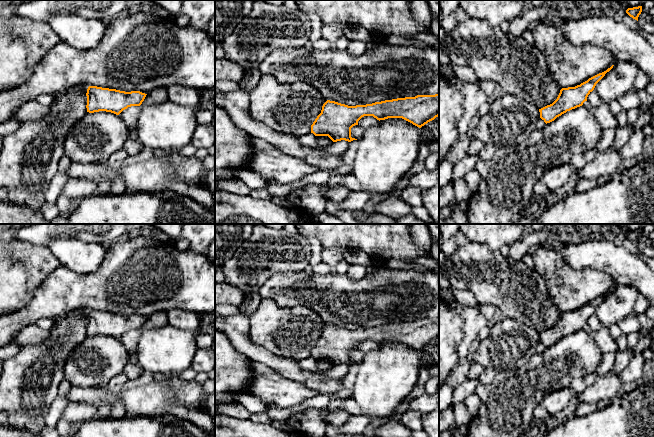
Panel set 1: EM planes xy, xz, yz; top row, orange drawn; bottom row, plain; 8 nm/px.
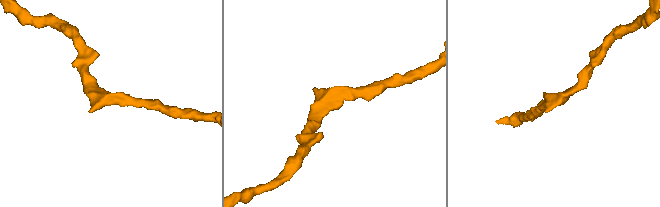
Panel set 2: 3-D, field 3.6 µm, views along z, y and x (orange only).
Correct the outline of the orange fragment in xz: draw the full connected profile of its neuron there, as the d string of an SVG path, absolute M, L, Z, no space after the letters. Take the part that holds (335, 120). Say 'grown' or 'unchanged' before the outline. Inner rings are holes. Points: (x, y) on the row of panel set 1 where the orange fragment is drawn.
unchanged; M439 93L356 106L327 100L311 125L311 133L315 136L328 136L333 142L351 142L357 140L351 137L351 128L358 125L364 116L373 116L379 121L402 118L421 128L439 116Z

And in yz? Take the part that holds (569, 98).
unchanged; M614 65L606 71L589 78L580 85L562 88L557 99L552 104L539 109L540 118L547 124L567 111L582 106L583 103L587 101L588 95L594 90L596 84L613 68L613 66Z

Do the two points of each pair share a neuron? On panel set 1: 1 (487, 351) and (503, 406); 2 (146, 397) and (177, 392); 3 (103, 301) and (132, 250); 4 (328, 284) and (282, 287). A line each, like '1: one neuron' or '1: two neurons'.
1: two neurons
2: one neuron
3: one neuron
4: one neuron

